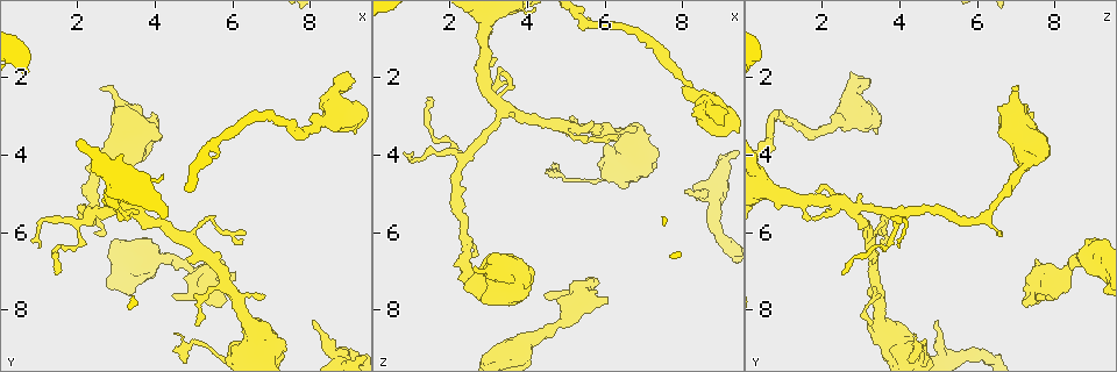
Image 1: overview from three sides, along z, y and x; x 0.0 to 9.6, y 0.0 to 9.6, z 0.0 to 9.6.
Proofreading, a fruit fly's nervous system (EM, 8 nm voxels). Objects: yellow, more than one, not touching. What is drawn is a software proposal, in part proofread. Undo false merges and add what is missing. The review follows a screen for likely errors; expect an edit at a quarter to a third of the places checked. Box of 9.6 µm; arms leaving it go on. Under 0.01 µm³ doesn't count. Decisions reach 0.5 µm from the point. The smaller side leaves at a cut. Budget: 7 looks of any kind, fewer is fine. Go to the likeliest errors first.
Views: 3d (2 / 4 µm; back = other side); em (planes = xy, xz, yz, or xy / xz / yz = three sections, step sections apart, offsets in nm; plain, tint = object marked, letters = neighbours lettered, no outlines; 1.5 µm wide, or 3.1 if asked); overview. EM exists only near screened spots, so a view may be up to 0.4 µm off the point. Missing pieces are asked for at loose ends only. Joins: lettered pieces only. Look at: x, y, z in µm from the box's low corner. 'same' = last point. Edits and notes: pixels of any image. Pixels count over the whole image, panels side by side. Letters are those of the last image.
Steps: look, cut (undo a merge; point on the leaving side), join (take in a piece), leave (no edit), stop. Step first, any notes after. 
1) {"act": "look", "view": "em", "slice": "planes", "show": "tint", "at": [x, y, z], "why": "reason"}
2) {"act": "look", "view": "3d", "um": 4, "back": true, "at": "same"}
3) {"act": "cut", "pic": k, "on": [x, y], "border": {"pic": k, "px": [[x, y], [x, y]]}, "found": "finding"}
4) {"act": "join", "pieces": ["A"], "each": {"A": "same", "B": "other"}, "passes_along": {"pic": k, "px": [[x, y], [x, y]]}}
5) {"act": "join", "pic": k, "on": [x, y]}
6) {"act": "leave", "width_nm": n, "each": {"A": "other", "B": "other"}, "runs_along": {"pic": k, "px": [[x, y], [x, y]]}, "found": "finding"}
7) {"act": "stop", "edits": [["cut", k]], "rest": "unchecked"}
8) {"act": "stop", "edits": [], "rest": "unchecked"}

{"act": "look", "view": "em", "slice": "planes", "show": "letters", "at": [8.00, 8.25, 4.95], "why": "branch stops here"}

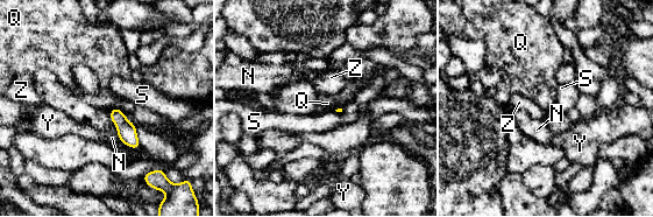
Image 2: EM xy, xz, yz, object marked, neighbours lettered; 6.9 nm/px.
{"act": "leave", "longest_contact_nm": ["N", 200], "each": {"N": "other", "Q": "other", "S": "other", "Y": "other", "Z": "other"}, "found": "no lettered piece goes on from it"}

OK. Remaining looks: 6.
{"act": "look", "view": "em", "slice": "planes", "show": "letters", "at": [4.50, 7.65, 7.65], "why": "branch stops here"}

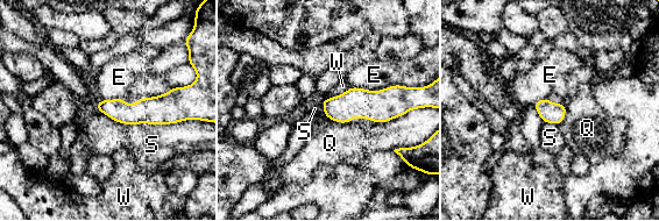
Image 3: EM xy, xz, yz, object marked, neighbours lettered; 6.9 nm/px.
{"act": "leave", "width_nm": 140, "each": {"E": "other", "Q": "other", "S": "other", "W": "other"}, "found": "no lettered piece goes on from it"}

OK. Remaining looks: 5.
{"act": "look", "view": "em", "slice": "xz", "step": 8, "show": "tint", "at": [8.45, 2.65, 2.85], "why": "sharp bend"}

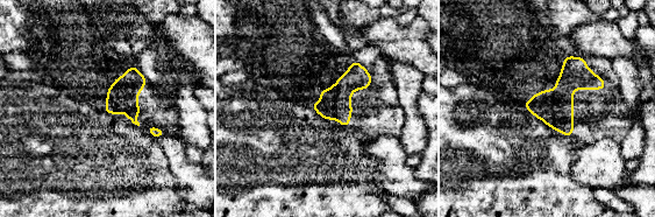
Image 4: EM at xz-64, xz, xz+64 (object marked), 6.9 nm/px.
{"act": "look", "view": "em", "slice": "xz", "step": 8, "show": "letters", "at": "same"}

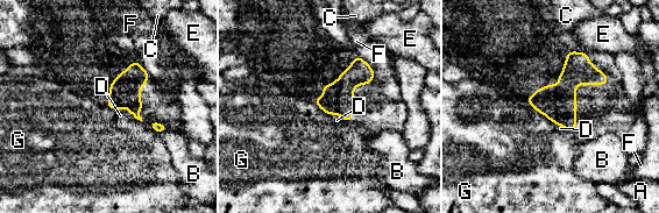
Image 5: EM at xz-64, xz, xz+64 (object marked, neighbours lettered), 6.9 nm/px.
{"act": "leave", "width_nm": 260, "each": {"A": "other", "B": "other", "C": "other", "D": "other", "E": "other", "F": "other", "G": "other"}, "border": {"pic": 5, "px": [[524, 101], [529, 103], [554, 125]]}, "found": "all the same neuron"}

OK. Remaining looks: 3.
{"act": "stop", "edits": [], "rest": "unchecked"}

